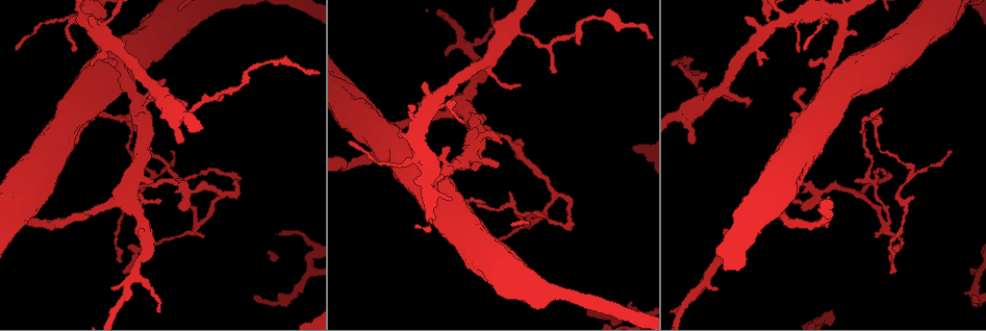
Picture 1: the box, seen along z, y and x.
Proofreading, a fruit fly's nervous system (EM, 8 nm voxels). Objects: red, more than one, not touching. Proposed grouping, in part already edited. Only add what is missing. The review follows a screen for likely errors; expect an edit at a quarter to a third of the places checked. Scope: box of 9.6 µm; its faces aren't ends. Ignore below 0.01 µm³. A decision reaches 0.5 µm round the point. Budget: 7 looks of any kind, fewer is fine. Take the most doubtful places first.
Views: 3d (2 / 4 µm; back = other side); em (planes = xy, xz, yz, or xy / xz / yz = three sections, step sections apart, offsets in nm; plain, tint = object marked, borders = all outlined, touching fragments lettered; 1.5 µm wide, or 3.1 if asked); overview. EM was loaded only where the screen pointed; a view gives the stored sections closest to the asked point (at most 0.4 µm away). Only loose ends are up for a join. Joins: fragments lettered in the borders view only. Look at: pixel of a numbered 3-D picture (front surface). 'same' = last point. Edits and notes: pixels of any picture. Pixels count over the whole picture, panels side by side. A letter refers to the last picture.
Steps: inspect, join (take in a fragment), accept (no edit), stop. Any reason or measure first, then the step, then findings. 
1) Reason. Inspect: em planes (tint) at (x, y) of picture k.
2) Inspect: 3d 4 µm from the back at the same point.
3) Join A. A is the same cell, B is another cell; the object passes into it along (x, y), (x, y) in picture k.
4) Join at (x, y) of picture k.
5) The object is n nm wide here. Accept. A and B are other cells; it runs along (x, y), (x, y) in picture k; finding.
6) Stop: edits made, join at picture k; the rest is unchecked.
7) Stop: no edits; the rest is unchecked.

Thick end. Inspect: 3d 2 µm at (484, 119) of picture 1.

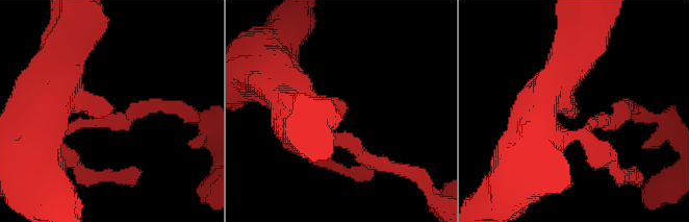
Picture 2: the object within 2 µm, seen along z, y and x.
Inspect: em xz step 4 (borders) at (345, 109) of picture 2.

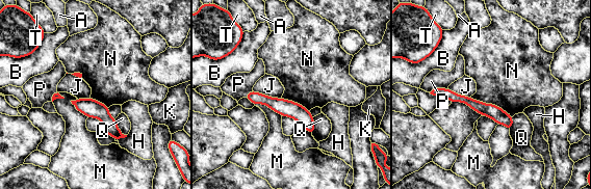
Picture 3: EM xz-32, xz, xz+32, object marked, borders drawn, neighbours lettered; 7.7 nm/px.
The longest contact is with N, 360 nm. Accept. A, B, H, J, K, M, N, P, Q and T are other cells; none of them fits.

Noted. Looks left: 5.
Thin end. Inspect: em yz step 4 (borders) at (499, 143) of picture 1.

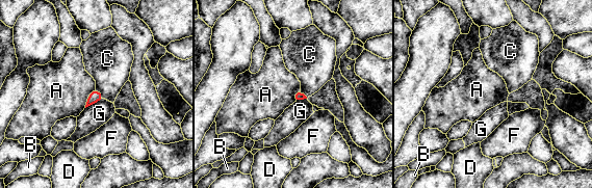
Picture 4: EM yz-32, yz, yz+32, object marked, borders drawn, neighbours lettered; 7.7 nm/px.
Accept. A, B, C, D, F and G are other cells; a border runs along (96, 88), (104, 98) in picture 4; no lettered fragment goes on from it.

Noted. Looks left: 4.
Tapers out. Inspect: em planes (plain) at (587, 312) of picture 1.

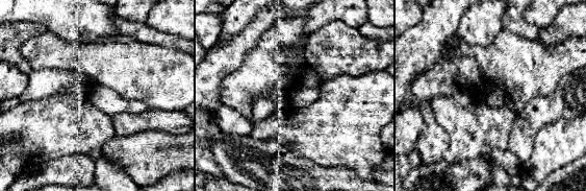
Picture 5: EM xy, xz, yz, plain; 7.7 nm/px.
See the neighbours. Inspect: em planes (borders) at the same point.

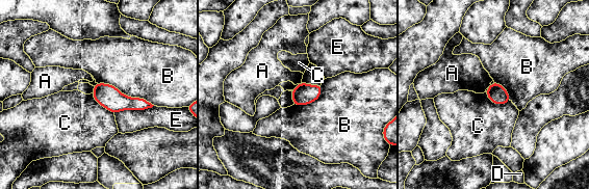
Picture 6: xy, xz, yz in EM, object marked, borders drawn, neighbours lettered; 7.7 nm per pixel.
Accept. A, B, C, D and E are other cells; a border runs along (484, 92), (494, 103), (509, 101) in picture 6; no lettered fragment goes on from it.

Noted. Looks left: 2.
Stop: no edits; the rest is unchecked.

